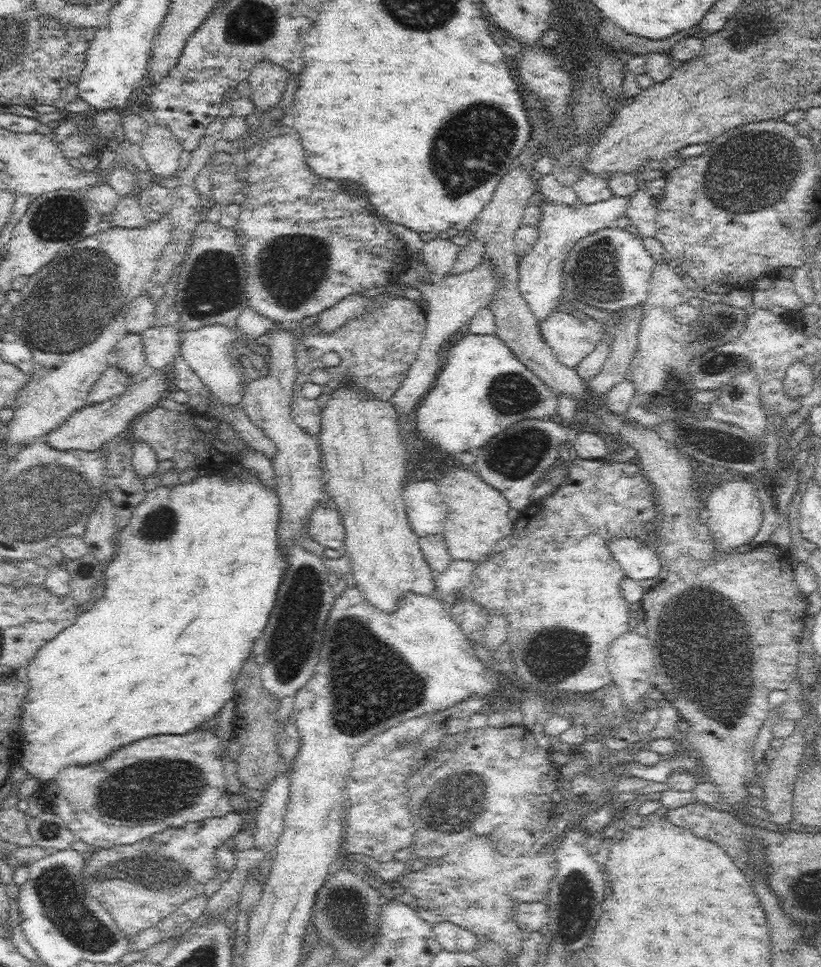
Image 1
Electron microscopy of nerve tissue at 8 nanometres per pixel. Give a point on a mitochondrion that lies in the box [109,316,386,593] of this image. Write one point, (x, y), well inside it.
(159, 526)

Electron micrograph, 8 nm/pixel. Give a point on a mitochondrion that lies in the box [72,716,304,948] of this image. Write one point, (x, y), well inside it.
(143, 791)

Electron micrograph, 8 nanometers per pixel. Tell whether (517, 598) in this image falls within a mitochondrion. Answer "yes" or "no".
no

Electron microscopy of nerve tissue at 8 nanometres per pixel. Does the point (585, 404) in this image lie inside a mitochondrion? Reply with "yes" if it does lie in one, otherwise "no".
no

